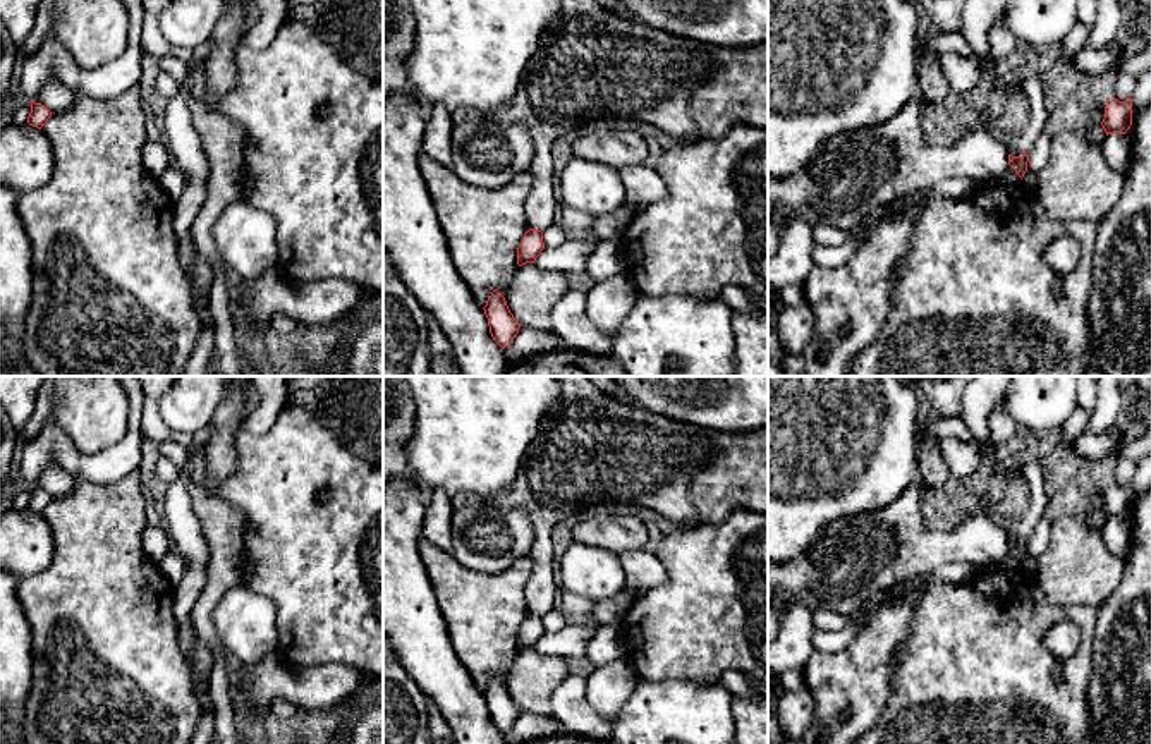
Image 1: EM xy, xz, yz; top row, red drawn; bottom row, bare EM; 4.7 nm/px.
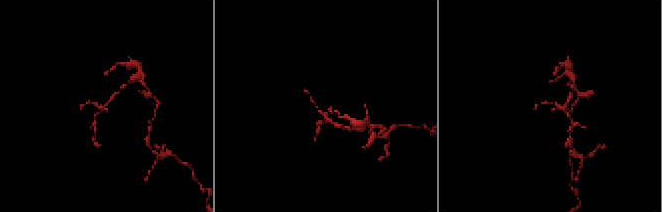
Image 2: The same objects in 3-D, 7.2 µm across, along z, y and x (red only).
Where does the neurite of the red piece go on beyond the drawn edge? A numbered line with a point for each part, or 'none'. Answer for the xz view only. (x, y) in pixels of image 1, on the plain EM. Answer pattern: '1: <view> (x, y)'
none

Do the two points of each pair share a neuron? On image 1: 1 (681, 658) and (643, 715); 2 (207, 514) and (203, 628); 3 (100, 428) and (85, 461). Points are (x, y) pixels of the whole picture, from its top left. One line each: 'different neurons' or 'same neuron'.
1: different neurons
2: same neuron
3: different neurons

